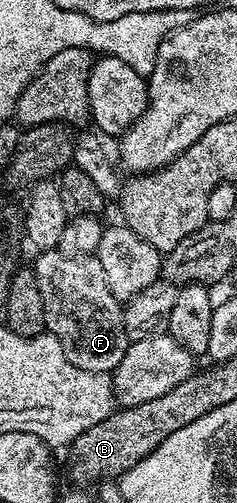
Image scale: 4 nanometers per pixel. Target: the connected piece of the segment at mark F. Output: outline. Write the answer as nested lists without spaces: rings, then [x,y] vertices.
[[[59,249],[40,251],[32,268],[37,274],[37,286],[40,287],[41,298],[44,299],[46,331],[61,342],[61,350],[65,350],[65,358],[73,362],[73,366],[81,366],[81,370],[90,372],[114,373],[115,367],[125,358],[125,350],[129,343],[127,331],[124,329],[123,304],[108,288],[105,281],[105,270],[94,255],[80,257],[64,254]]]

